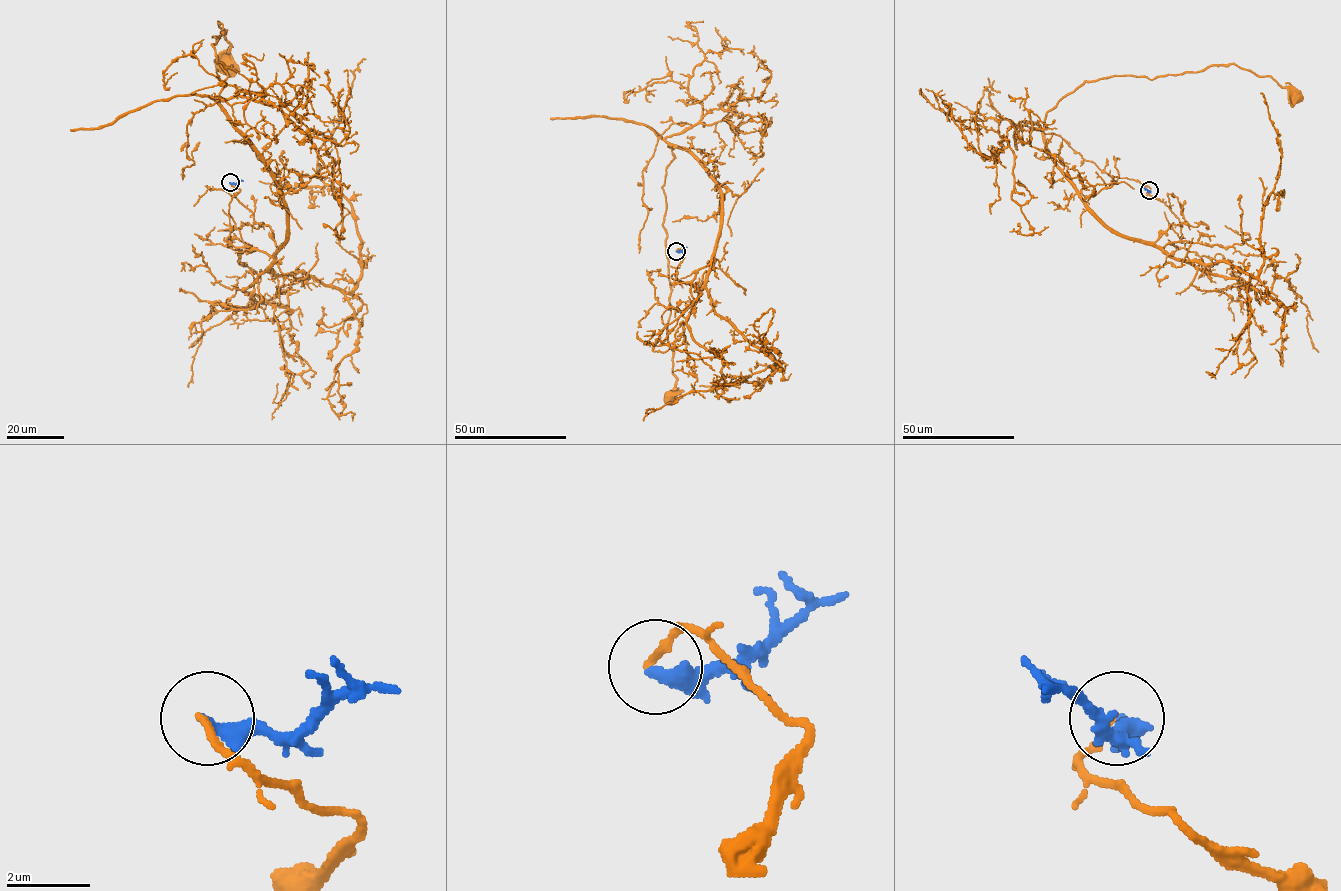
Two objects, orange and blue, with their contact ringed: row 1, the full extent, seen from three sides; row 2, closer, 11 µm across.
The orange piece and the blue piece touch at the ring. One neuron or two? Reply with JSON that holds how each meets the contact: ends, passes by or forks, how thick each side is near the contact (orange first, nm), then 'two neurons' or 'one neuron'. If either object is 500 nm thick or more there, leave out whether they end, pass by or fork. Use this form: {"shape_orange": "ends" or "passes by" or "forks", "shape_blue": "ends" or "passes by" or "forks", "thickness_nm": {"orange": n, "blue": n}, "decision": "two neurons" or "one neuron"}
{"shape_orange": "ends", "shape_blue": "ends", "thickness_nm": {"orange": 160, "blue": 360}, "decision": "two neurons"}

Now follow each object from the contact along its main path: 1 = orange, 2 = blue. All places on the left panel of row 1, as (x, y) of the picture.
1: (230, 182), (242, 240), (272, 256), (287, 204), (220, 104), (219, 22), (222, 64)
2: (230, 182), (243, 181)

